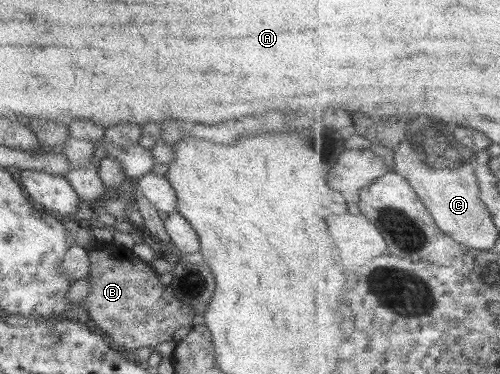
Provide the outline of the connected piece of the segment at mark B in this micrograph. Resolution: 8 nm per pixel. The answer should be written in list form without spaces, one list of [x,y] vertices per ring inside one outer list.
[[[111,243],[90,245],[86,251],[91,264],[87,277],[91,290],[83,307],[102,333],[118,343],[123,351],[134,351],[139,347],[155,349],[159,343],[173,339],[180,327],[193,327],[195,311],[191,305],[181,303],[170,286],[161,282],[160,275],[151,265],[141,261],[132,249]]]

